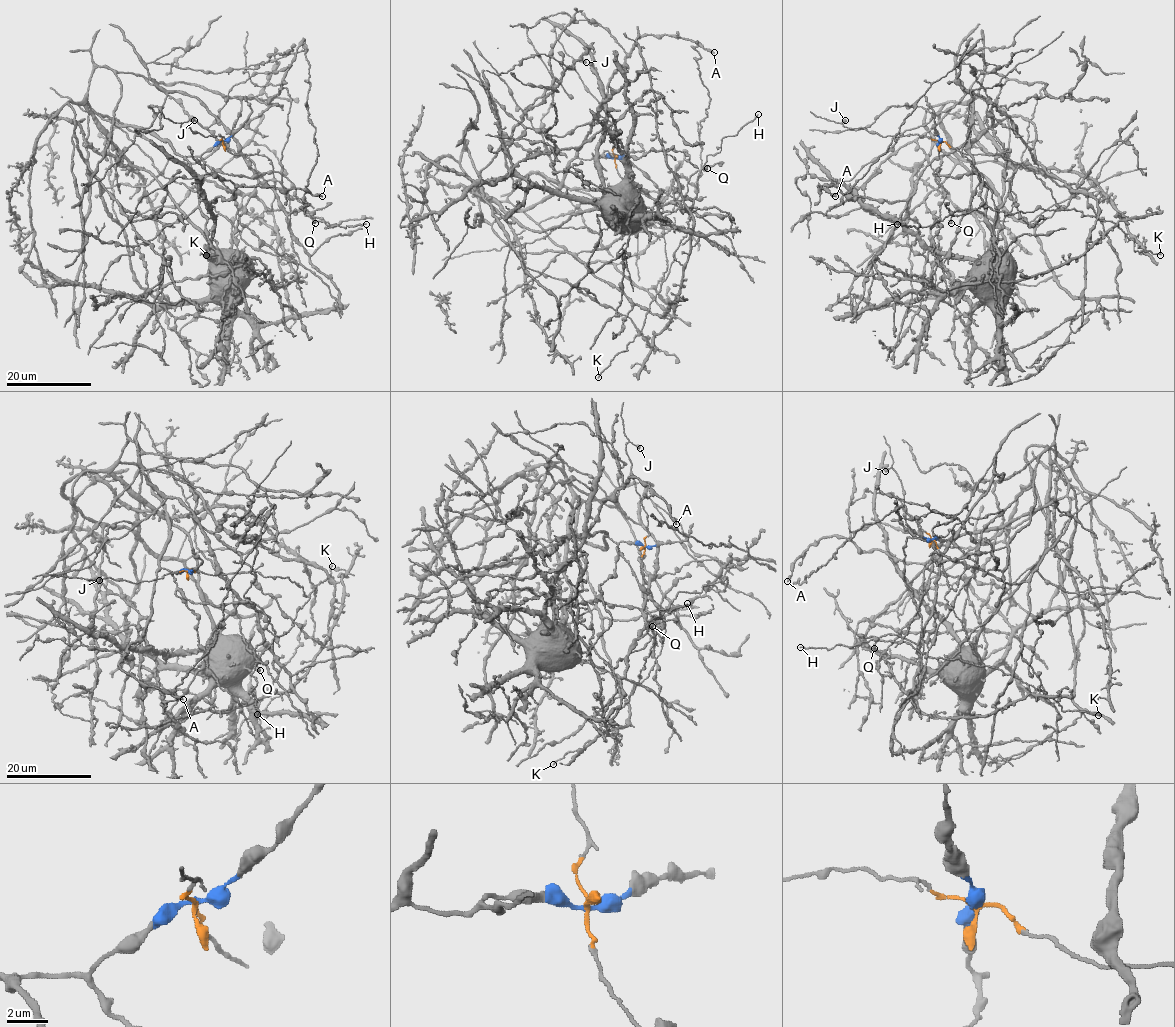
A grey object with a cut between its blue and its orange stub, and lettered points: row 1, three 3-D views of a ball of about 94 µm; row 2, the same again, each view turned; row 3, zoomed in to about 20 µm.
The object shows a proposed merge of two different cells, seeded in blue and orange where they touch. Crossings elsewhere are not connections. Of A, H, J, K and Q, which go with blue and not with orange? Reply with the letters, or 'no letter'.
A

